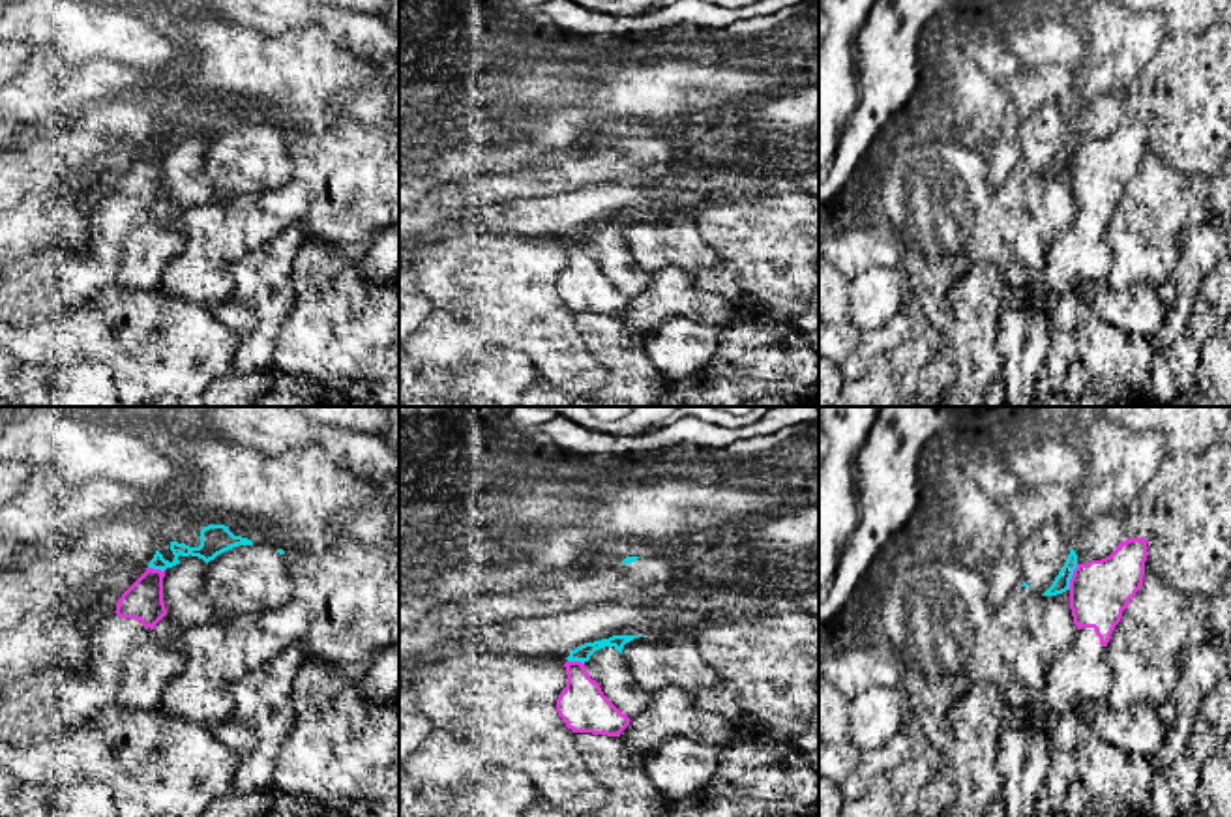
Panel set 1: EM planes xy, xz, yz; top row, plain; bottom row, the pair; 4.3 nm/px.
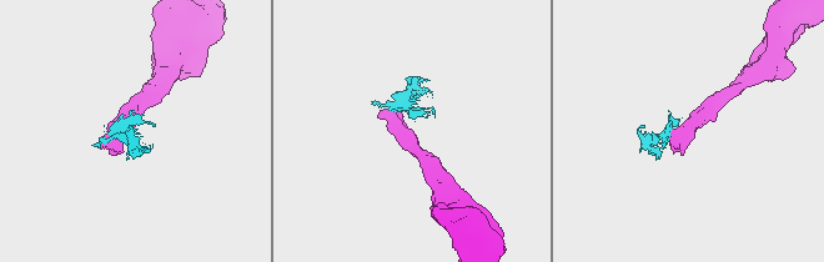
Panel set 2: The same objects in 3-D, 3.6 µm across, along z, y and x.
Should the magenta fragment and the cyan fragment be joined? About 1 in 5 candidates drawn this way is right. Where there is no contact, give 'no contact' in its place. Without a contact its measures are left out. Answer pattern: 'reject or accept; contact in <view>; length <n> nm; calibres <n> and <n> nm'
reject; contact in yz; length 120 nm; calibres 260 and 70 nm

